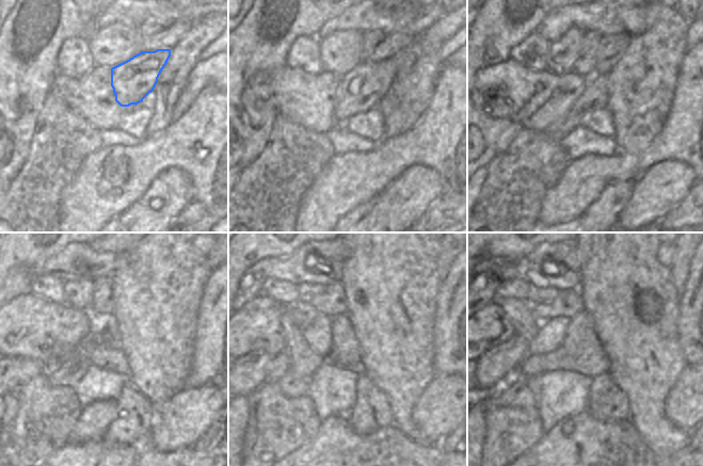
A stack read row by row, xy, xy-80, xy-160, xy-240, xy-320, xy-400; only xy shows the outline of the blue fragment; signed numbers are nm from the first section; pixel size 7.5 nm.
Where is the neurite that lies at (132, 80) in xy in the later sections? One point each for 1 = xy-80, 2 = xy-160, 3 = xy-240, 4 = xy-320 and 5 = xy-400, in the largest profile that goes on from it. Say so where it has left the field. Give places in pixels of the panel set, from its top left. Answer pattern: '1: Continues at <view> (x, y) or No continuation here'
1: Continues at xy-80 (361, 89)
2: Continues at xy-160 (593, 95)
3: Continues at xy-240 (67, 372)
4: Continues at xy-320 (292, 387)
5: Continues at xy-400 (517, 395)

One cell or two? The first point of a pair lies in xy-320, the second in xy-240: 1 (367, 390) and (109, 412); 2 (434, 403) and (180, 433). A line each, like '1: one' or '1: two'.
1: two
2: one

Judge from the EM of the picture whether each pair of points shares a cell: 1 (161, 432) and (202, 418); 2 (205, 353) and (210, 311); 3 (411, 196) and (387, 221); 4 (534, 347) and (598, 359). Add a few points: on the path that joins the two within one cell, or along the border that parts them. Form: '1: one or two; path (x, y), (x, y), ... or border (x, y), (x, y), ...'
1: one; path (171, 432), (185, 418), (192, 418)
2: one; path (210, 342), (210, 322)
3: one; path (404, 203), (393, 214)
4: two; border (566, 328), (563, 340), (553, 351), (529, 356)

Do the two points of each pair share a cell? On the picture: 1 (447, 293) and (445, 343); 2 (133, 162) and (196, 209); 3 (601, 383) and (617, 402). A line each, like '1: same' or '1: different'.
1: same
2: different
3: same

